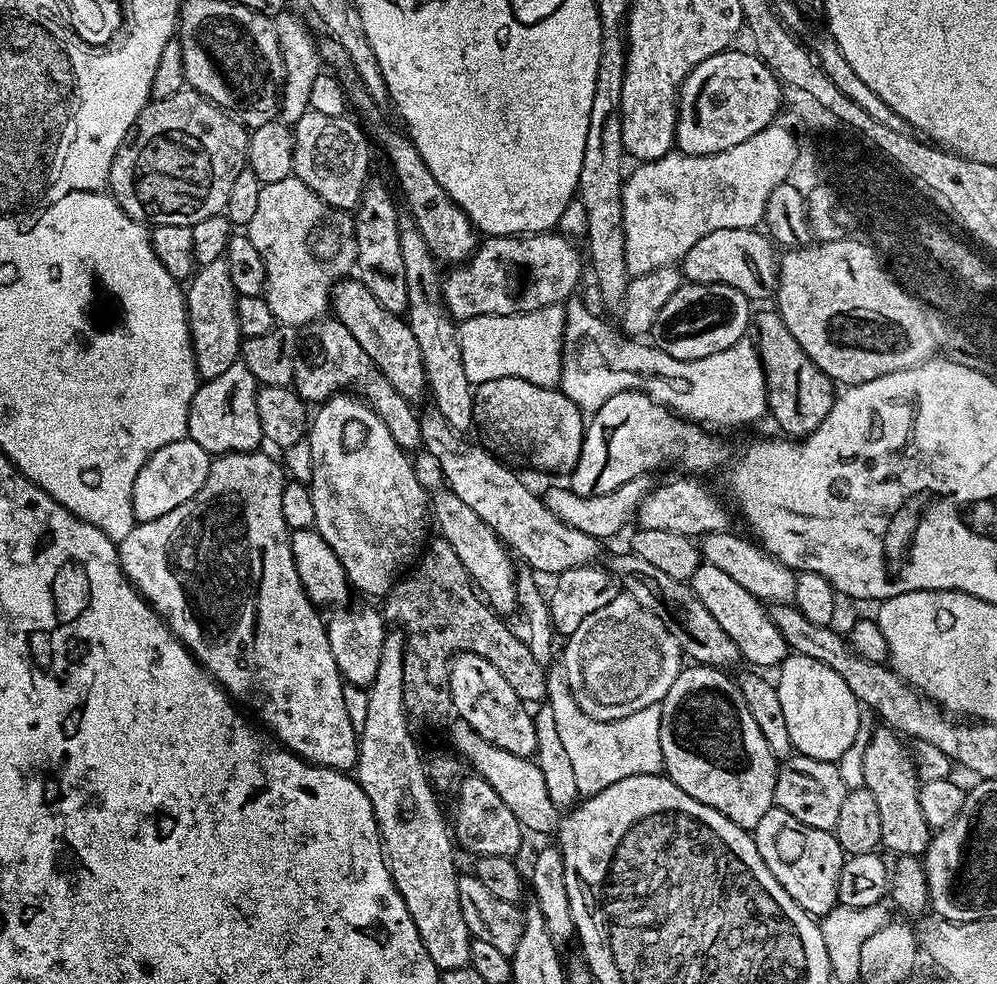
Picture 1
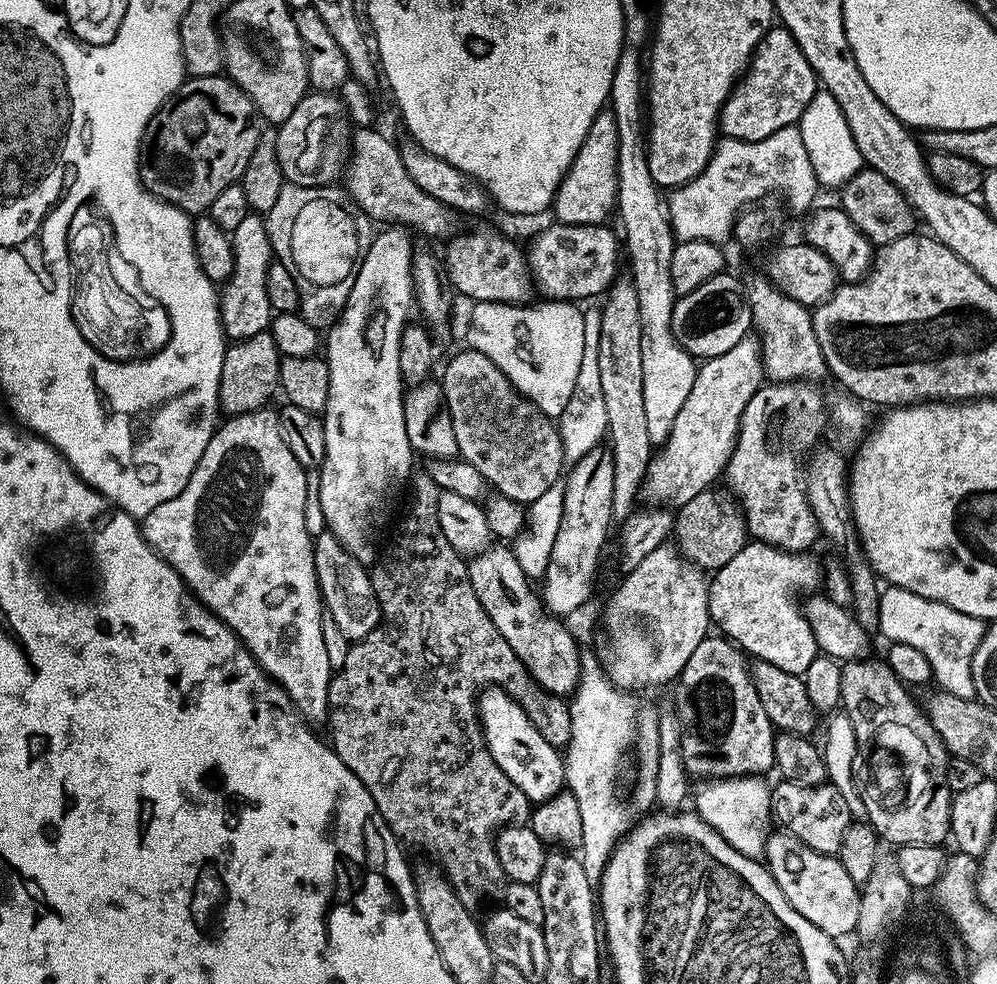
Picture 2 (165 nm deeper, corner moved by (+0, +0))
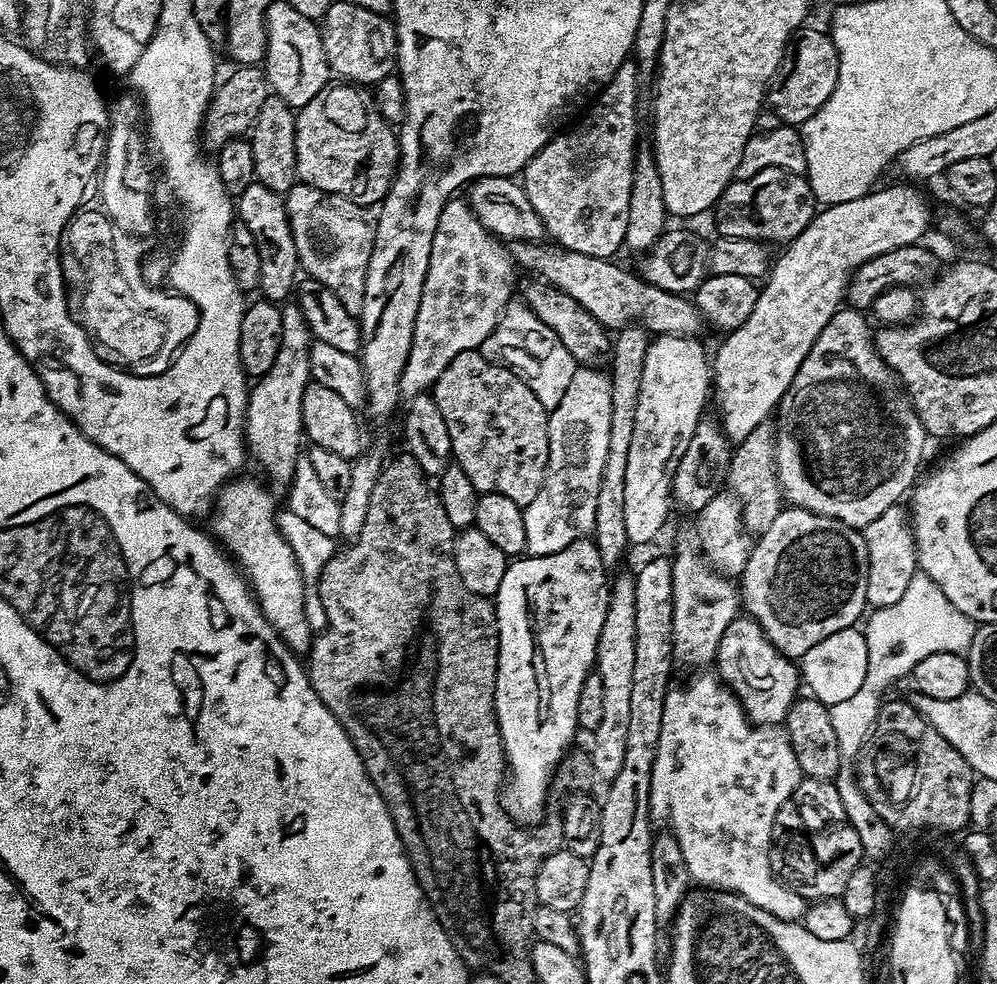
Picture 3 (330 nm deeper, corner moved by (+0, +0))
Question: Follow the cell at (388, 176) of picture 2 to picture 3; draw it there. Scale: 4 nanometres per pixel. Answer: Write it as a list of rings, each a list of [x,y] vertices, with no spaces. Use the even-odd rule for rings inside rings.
[[[517,240],[510,254],[519,269],[530,271],[539,279],[569,294],[598,322],[609,330],[619,330],[639,322],[656,336],[699,337],[706,328],[704,317],[687,295],[667,292],[653,284],[647,284],[635,271],[627,272],[615,259],[591,257],[570,251],[554,242]]]

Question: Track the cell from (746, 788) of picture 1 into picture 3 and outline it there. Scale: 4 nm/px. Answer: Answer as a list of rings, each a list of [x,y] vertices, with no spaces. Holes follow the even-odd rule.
[[[747,614],[737,616],[730,626],[726,626],[726,634],[722,634],[722,642],[718,642],[714,668],[720,679],[740,699],[748,719],[757,726],[783,725],[790,706],[798,699],[799,688],[802,688],[797,665],[768,641],[762,626],[758,626],[758,622]]]

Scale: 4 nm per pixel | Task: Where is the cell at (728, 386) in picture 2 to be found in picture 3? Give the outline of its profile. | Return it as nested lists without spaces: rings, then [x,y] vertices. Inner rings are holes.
[[[892,184],[881,192],[873,190],[862,198],[854,198],[854,202],[838,202],[821,207],[810,226],[806,226],[806,230],[802,230],[798,238],[788,241],[781,251],[785,252],[777,260],[775,257],[763,281],[764,288],[762,284],[757,291],[750,318],[746,318],[742,326],[723,337],[724,341],[721,342],[716,356],[714,352],[714,359],[710,364],[714,373],[714,400],[720,403],[722,431],[729,441],[744,440],[750,430],[765,423],[777,411],[780,399],[786,394],[790,382],[794,382],[794,374],[798,374],[798,366],[802,366],[806,354],[810,354],[818,334],[826,330],[826,322],[830,322],[830,318],[834,318],[834,314],[845,303],[852,273],[870,262],[870,258],[925,239],[924,231],[932,220],[928,213],[928,204],[924,201],[923,194],[916,189],[919,187],[904,184]]]

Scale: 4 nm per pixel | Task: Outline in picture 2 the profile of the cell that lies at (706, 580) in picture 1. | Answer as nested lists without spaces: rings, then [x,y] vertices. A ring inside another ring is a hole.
[[[749,542],[745,544],[726,566],[715,569],[708,585],[708,614],[713,625],[716,624],[721,633],[727,636],[737,648],[743,650],[749,657],[771,662],[795,676],[803,676],[805,670],[814,662],[818,655],[814,630],[804,617],[801,601],[796,601],[796,595],[803,588],[816,590],[822,584],[822,564],[812,557],[811,551],[783,552],[772,544]]]

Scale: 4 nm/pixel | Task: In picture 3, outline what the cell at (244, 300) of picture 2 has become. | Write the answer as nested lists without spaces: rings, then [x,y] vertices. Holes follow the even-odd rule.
[[[253,182],[246,186],[246,190],[242,190],[238,198],[238,220],[239,223],[250,226],[250,234],[254,234],[254,242],[258,242],[258,259],[262,262],[259,295],[273,302],[287,301],[298,283],[301,266],[298,246],[294,246],[294,234],[290,230],[284,196]]]

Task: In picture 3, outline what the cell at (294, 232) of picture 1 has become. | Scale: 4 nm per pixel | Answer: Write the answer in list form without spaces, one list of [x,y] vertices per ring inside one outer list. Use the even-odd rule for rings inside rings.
[[[296,183],[284,196],[284,205],[288,211],[290,230],[294,234],[294,246],[298,246],[298,258],[305,277],[322,282],[334,294],[338,294],[338,302],[350,310],[350,314],[359,317],[364,297],[366,270],[372,253],[372,243],[376,237],[376,222],[365,205],[356,204],[344,196],[332,196],[329,192],[318,190],[309,184]]]

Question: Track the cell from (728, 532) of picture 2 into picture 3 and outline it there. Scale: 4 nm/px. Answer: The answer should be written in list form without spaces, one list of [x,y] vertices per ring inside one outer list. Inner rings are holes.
[[[771,423],[759,424],[735,445],[732,460],[728,463],[726,488],[740,501],[744,527],[749,533],[770,530],[770,522],[778,518],[782,507],[780,482],[776,478],[776,429]]]

